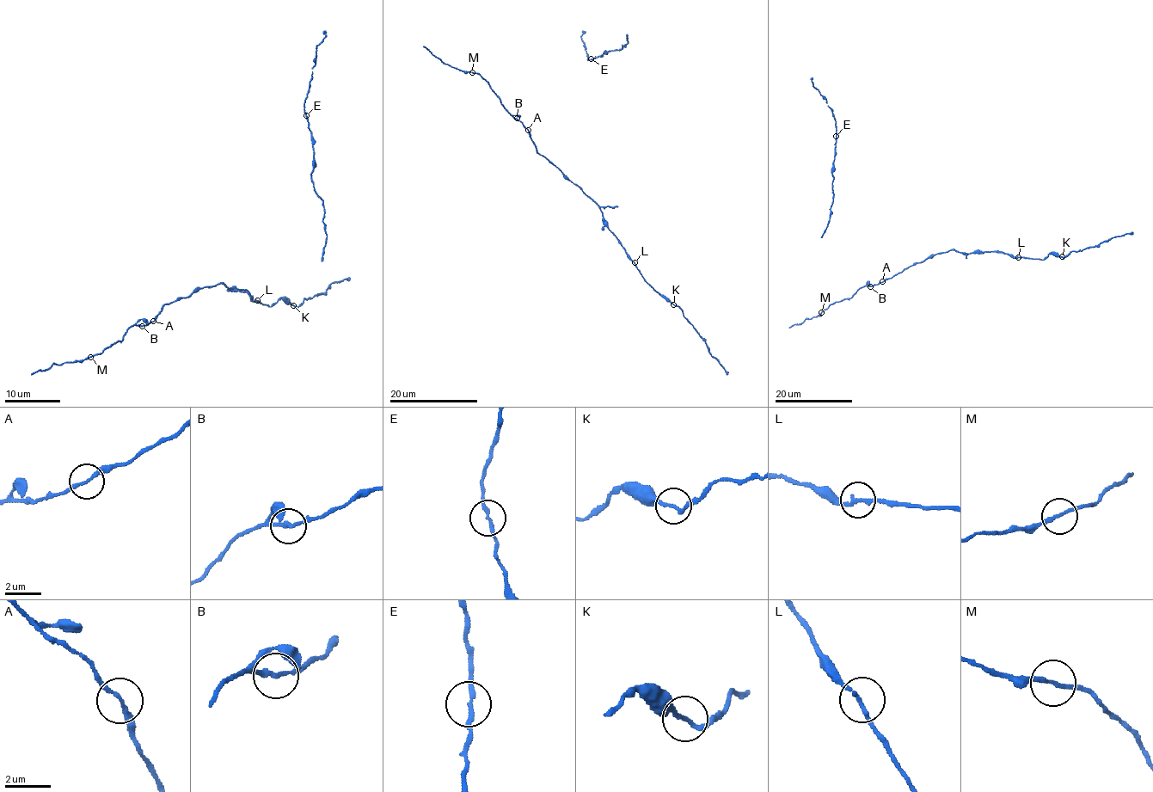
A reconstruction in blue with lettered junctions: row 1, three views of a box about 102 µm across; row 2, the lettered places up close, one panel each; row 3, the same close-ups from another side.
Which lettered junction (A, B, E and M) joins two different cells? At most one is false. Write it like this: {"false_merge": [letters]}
{"false_merge": []}

